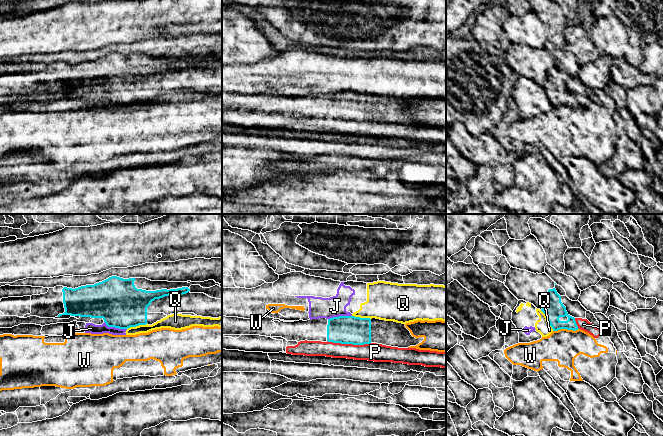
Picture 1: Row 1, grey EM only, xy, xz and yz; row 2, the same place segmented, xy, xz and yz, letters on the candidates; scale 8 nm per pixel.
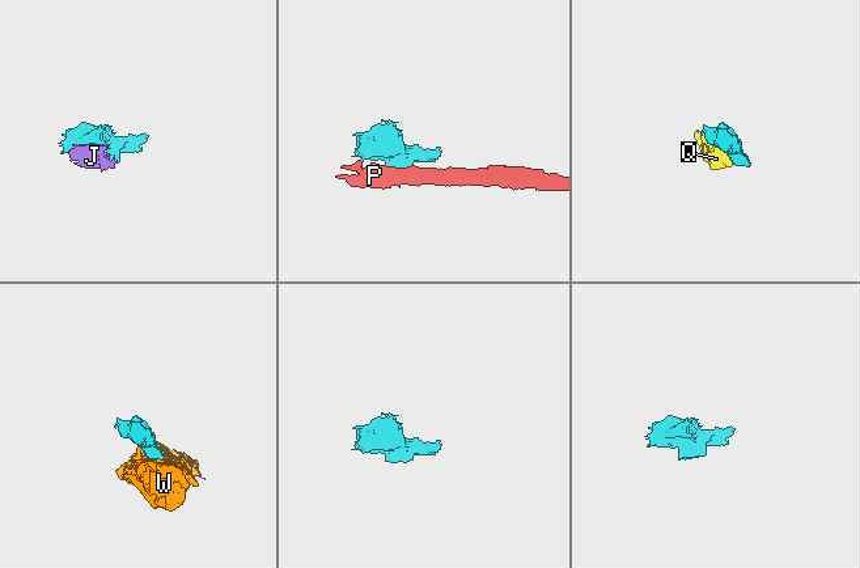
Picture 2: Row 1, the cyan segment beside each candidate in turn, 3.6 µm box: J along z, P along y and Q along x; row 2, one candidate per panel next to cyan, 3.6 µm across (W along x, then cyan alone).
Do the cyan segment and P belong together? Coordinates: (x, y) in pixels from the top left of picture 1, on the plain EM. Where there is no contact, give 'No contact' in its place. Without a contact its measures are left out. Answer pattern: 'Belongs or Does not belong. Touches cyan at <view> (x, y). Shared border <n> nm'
Does not belong. Touches cyan at xz (349, 119). Shared border 360 nm

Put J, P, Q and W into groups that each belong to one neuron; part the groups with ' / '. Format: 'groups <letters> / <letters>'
groups J Q / P / W

